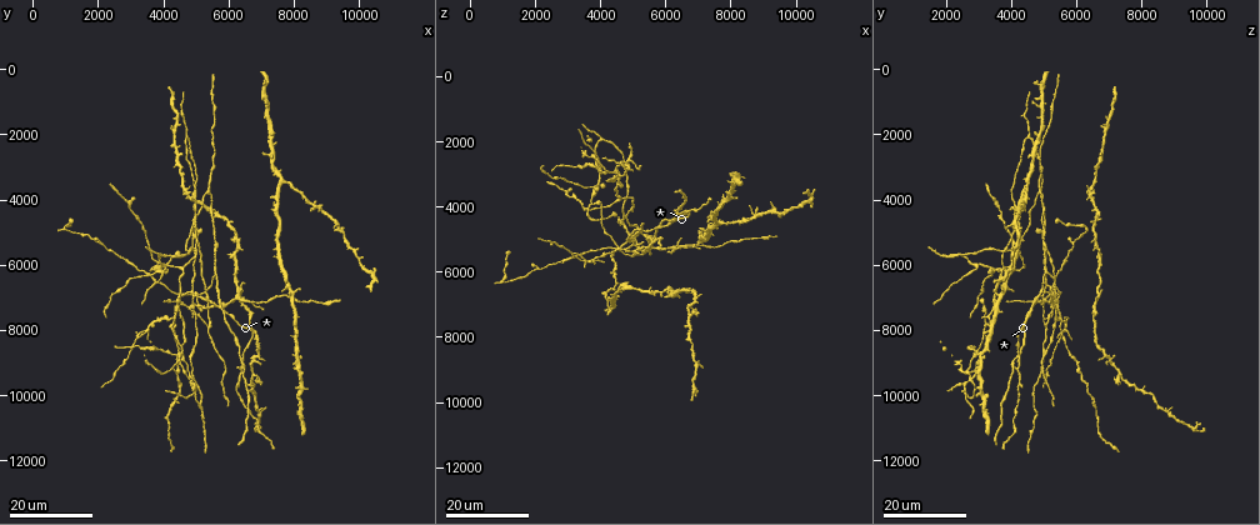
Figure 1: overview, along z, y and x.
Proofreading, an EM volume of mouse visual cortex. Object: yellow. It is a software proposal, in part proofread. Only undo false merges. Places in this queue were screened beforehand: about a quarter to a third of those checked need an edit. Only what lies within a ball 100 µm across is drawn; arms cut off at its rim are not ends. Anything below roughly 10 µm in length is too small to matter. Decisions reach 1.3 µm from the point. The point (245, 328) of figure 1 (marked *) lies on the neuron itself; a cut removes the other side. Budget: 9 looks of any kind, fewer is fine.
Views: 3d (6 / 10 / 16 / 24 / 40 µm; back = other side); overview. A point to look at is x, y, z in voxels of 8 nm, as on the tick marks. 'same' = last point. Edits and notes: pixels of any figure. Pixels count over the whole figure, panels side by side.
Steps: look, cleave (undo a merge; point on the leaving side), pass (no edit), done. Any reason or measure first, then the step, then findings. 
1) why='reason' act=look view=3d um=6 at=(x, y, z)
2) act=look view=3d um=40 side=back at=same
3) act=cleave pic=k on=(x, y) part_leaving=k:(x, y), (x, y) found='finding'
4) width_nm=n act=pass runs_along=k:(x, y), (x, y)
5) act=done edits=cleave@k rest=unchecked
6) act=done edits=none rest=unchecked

why='three-way junction' act=look view=3d um=24 at=(4000, 6100, 2900)

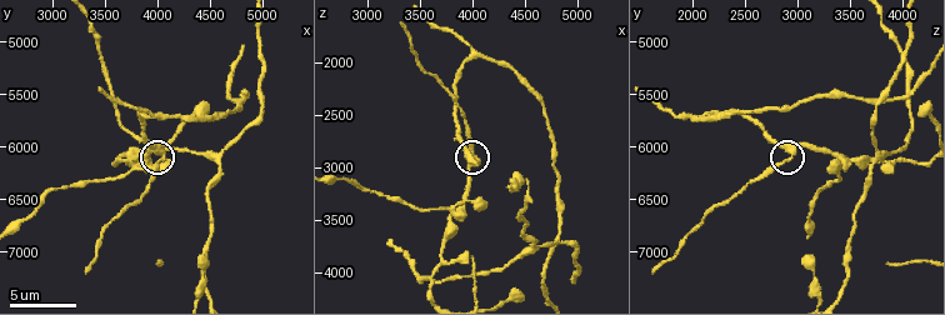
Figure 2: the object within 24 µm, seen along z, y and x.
act=look view=3d um=10 at=(4020, 6020, 2980)

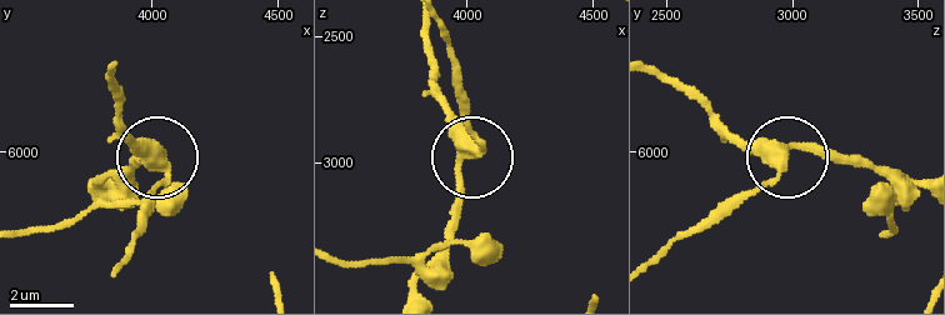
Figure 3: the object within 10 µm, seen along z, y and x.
side_arm_um=16 act=pass runs_along=3:(111, 71), (121, 120), (160, 169), (151, 214) found='all the same neuron'

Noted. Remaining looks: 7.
why='side arm on a straight run' act=look view=3d um=16 at=(2900, 4100, 3500)

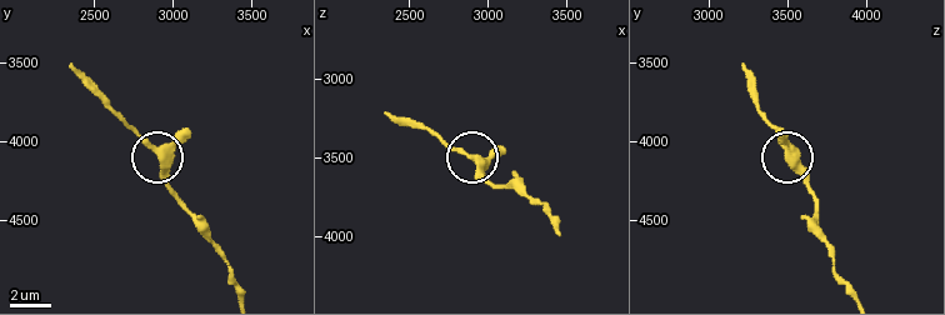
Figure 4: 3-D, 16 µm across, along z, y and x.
act=look view=3d um=6 at=(2880, 4040, 3500)

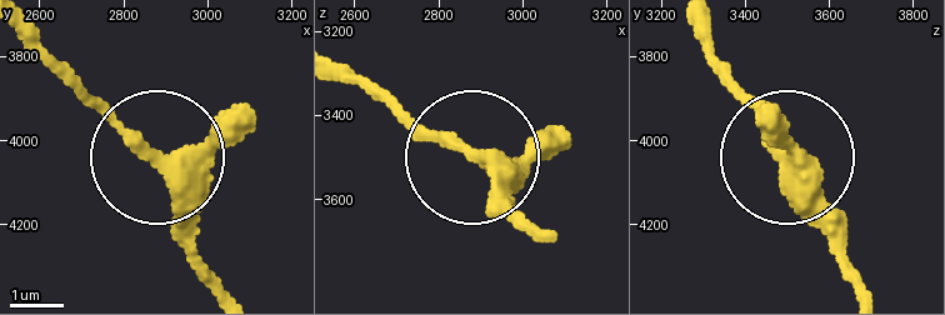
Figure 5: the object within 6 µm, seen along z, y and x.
arms=3 act=pass runs_along=5:(224, 283), (183, 188), (40, 45) found='continuous, no second neuron'

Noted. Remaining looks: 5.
why='four arms meet' act=look view=3d um=24 at=(4700, 9600, 2800)

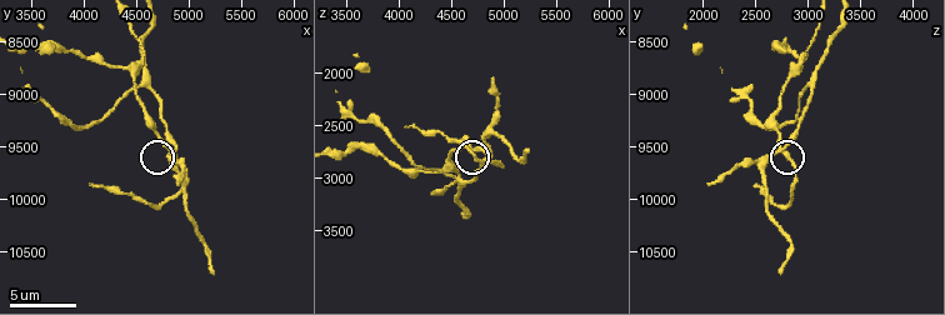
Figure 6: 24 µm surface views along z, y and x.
act=look view=3d um=10 at=(4820, 9520, 2700)

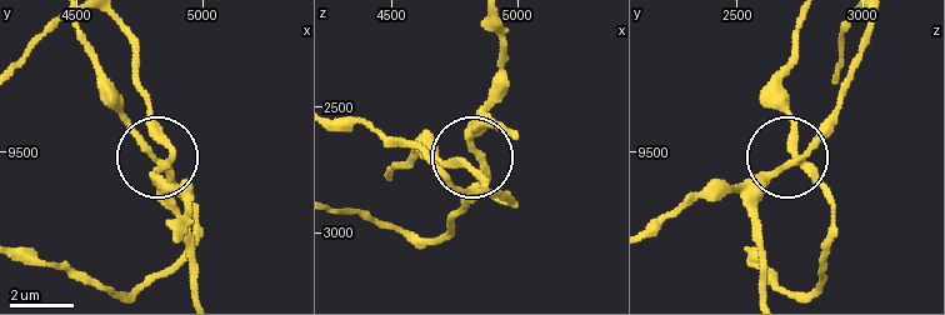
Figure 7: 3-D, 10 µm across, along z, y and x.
arms=4 act=pass runs_along=7:(873, 20), (826, 134), (795, 160), (725, 195) found='one neuron here'

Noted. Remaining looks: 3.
why='three-way junction' act=look view=3d um=10 at=(3860, 6180, 3480)

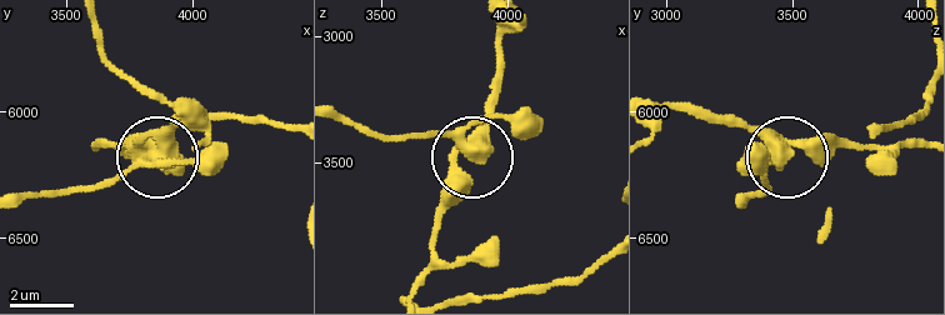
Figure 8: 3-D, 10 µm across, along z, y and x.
act=look view=3d um=10 side=back at=(3850, 6150, 3480)

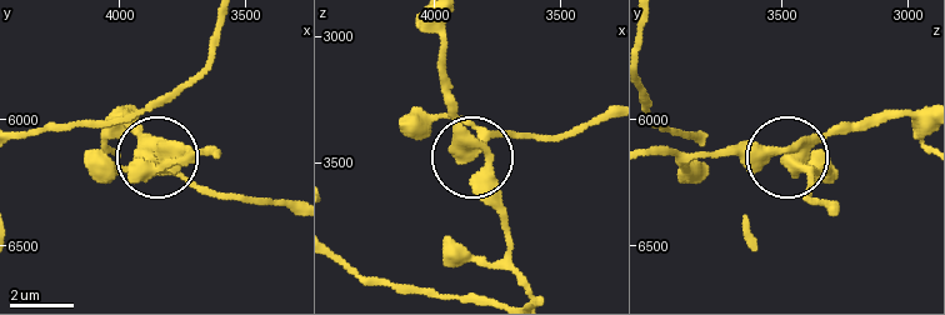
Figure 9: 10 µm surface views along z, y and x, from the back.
side_arm_um=17 arms=3 act=pass found='continuous, no second neuron'

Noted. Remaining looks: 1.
act=done edits=none rest=unchecked

